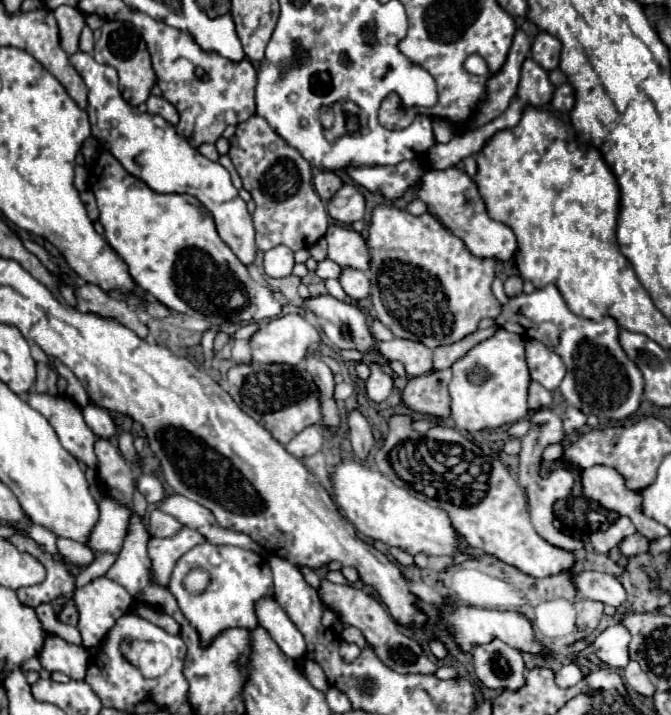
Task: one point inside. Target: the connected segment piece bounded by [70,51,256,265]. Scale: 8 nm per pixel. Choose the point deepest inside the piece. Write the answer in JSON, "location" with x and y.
{"location":[148,147]}

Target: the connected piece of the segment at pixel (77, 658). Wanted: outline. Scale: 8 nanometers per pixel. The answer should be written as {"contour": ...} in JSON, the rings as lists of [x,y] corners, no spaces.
{"contour":[[[48,637],[38,659],[46,671],[60,671],[70,679],[84,679],[88,651],[78,645],[70,645],[60,637]]]}

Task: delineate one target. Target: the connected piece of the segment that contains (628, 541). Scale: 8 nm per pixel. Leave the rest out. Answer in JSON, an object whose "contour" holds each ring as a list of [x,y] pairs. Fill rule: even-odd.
{"contour":[[[635,533],[629,537],[624,538],[619,544],[618,548],[625,556],[636,556],[648,549],[648,539],[639,533]]]}

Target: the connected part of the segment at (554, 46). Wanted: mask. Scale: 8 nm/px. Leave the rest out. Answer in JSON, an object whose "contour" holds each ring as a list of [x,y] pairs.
{"contour":[[[538,33],[532,43],[532,59],[546,71],[554,71],[560,63],[560,47],[560,41],[550,33]]]}

